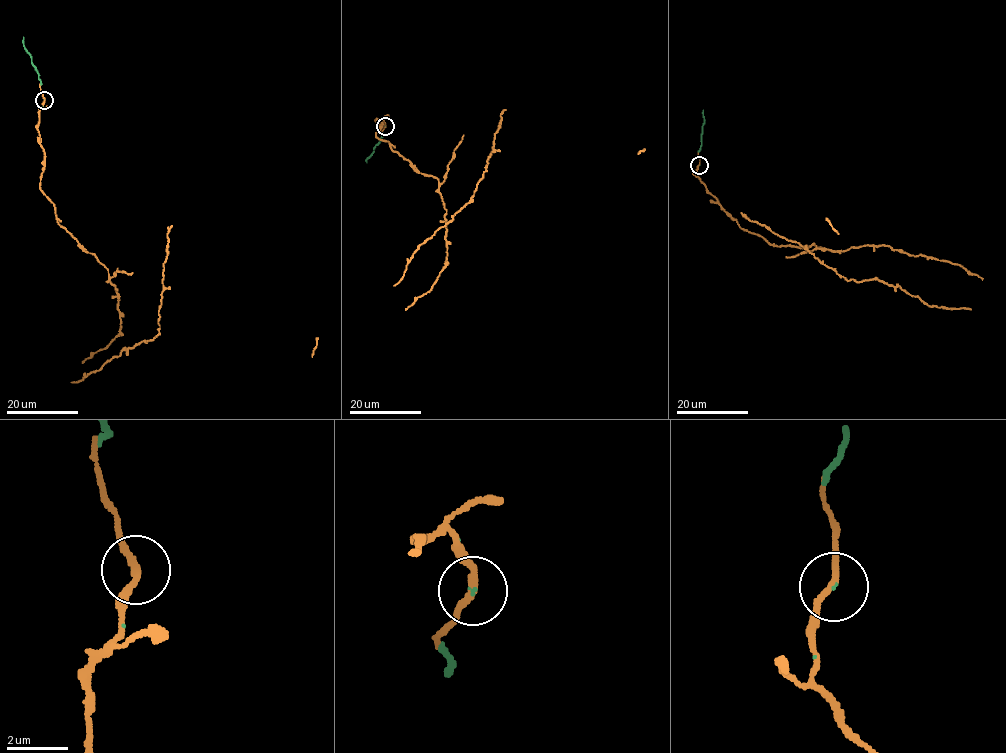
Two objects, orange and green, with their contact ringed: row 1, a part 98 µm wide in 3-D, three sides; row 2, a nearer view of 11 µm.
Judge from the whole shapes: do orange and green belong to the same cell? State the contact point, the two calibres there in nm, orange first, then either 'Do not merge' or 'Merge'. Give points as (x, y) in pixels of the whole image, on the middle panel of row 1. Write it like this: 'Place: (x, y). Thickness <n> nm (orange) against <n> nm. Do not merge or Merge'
Place: (385, 126). Thickness 200 nm (orange) against 40 nm. Merge

